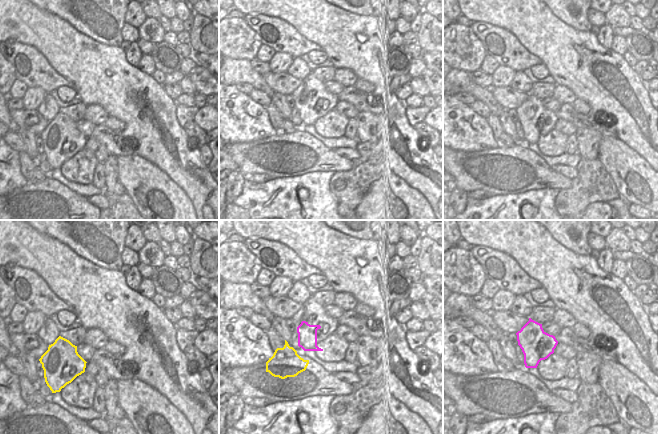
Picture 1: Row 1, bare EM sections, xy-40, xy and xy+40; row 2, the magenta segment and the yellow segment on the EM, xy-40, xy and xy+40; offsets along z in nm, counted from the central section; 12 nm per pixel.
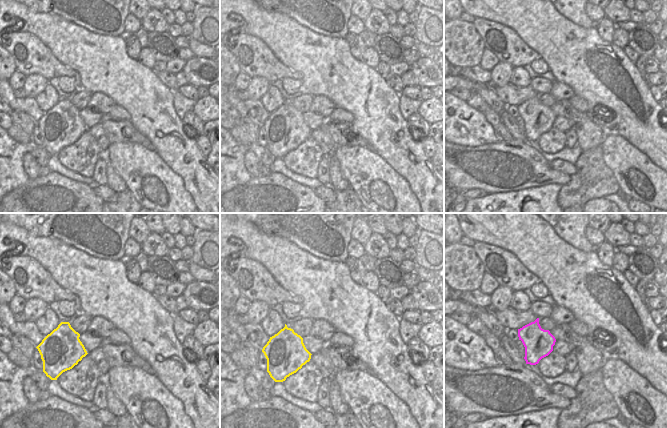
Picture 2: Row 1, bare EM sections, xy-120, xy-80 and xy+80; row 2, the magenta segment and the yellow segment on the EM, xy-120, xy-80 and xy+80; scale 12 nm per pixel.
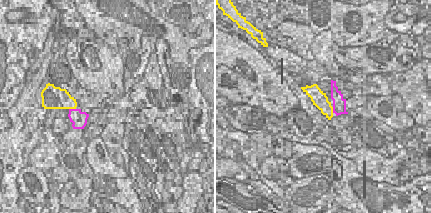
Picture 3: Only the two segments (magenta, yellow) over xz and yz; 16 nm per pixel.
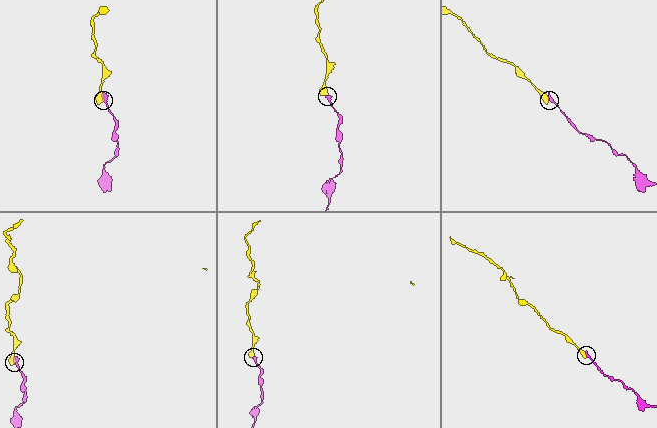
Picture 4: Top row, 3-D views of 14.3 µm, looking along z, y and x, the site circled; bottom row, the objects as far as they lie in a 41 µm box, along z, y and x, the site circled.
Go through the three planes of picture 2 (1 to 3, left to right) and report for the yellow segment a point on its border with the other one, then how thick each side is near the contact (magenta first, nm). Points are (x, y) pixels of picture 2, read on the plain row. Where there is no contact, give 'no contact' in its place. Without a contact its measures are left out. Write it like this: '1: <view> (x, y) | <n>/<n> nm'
1: no contact
2: no contact
3: no contact

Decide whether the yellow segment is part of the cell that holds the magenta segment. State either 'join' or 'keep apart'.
join

